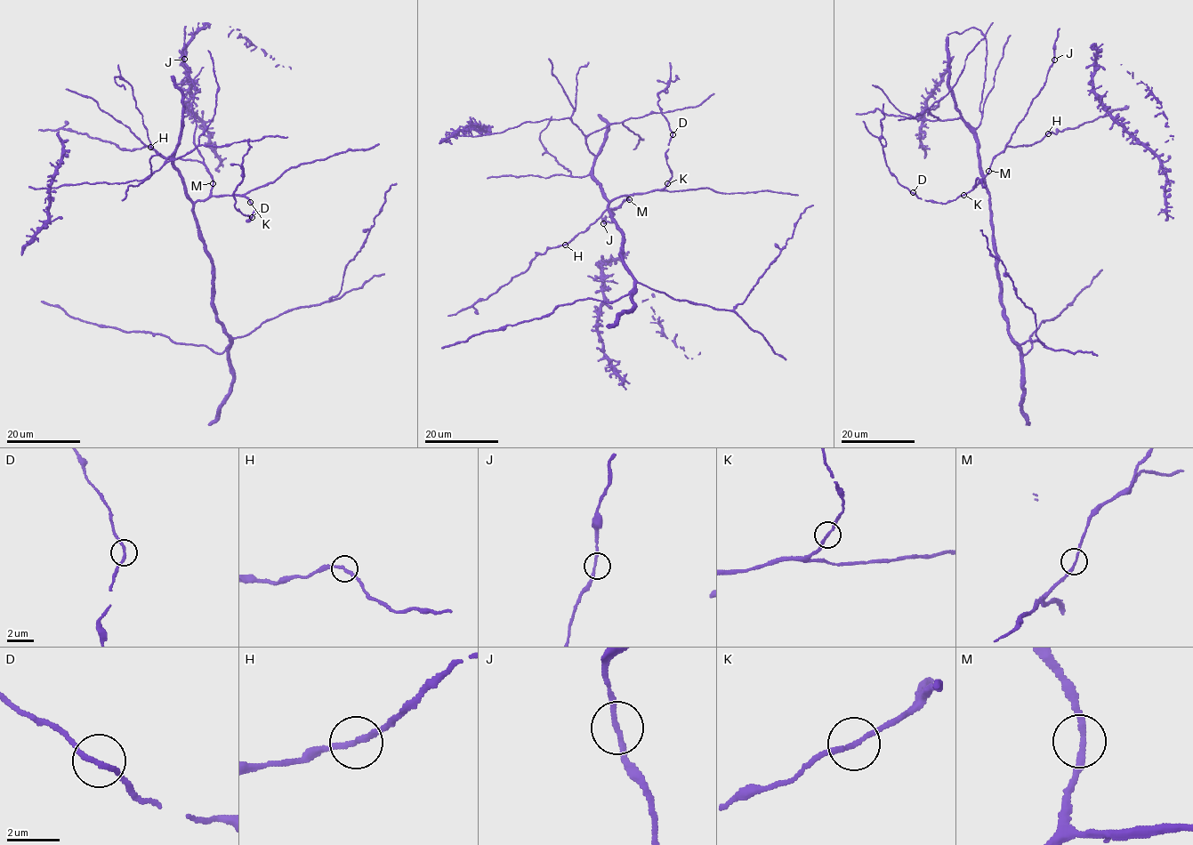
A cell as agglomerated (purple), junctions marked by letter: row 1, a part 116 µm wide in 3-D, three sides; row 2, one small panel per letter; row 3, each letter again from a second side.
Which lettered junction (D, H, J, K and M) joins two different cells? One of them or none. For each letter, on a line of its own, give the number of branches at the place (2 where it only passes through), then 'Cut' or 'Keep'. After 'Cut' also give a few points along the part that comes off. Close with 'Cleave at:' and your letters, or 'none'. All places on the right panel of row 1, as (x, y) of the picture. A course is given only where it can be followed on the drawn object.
D: Branches: 2. Keep
H: Branches: 2. Keep
J: Branches: 2. Keep
K: Branches: 2. Keep
M: Branches: 2. Keep
Cleave at: none

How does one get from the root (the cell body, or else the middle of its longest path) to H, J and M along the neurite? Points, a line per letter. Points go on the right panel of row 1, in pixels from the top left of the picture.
H: (990, 207), (987, 186), (980, 180), (988, 172), (991, 161), (1007, 146), (1030, 146), (1048, 133)
J: (990, 207), (987, 186), (980, 180), (1027, 111), (1054, 60)
M: (990, 207), (987, 186), (980, 181), (988, 171)

